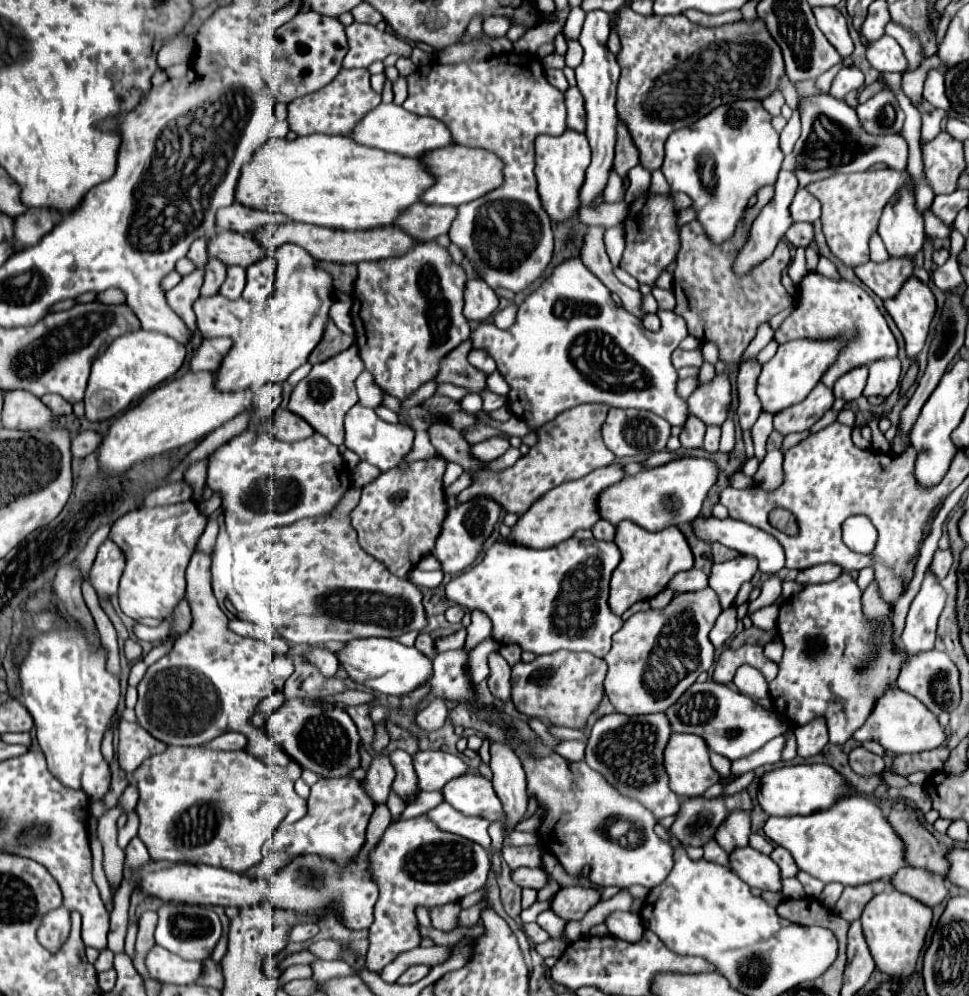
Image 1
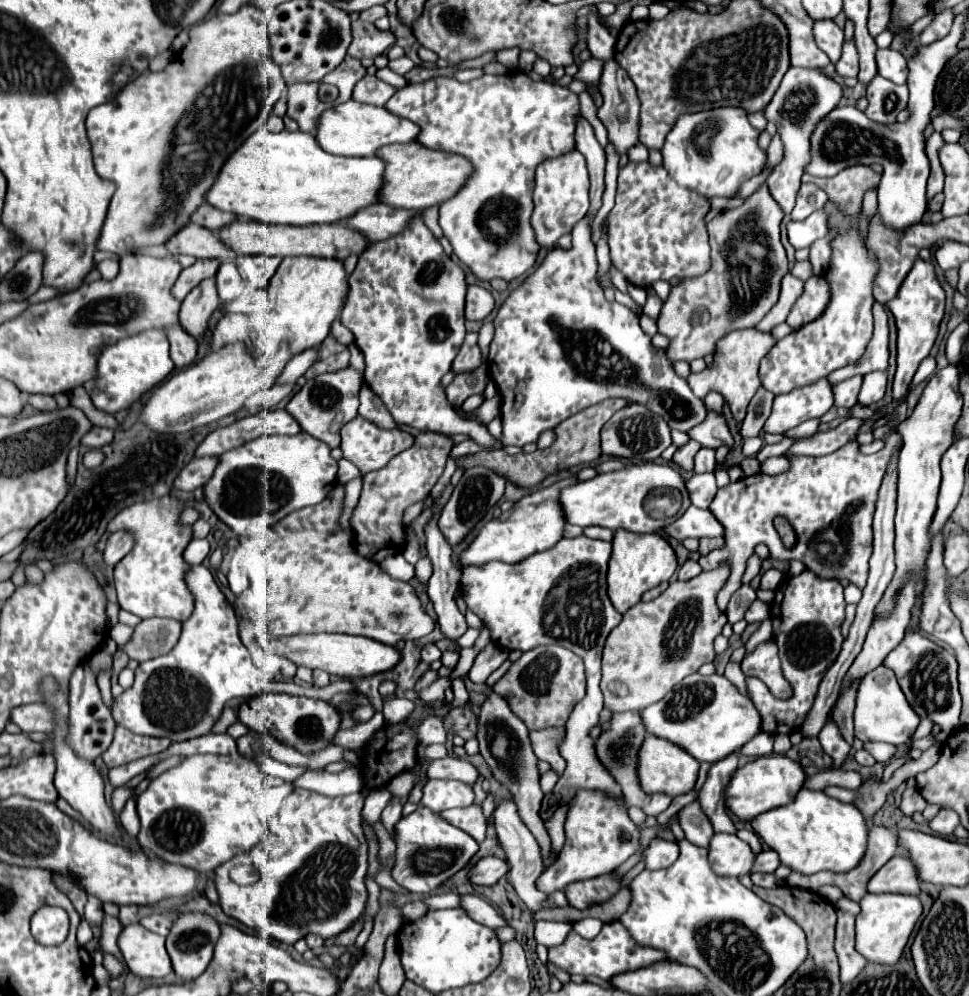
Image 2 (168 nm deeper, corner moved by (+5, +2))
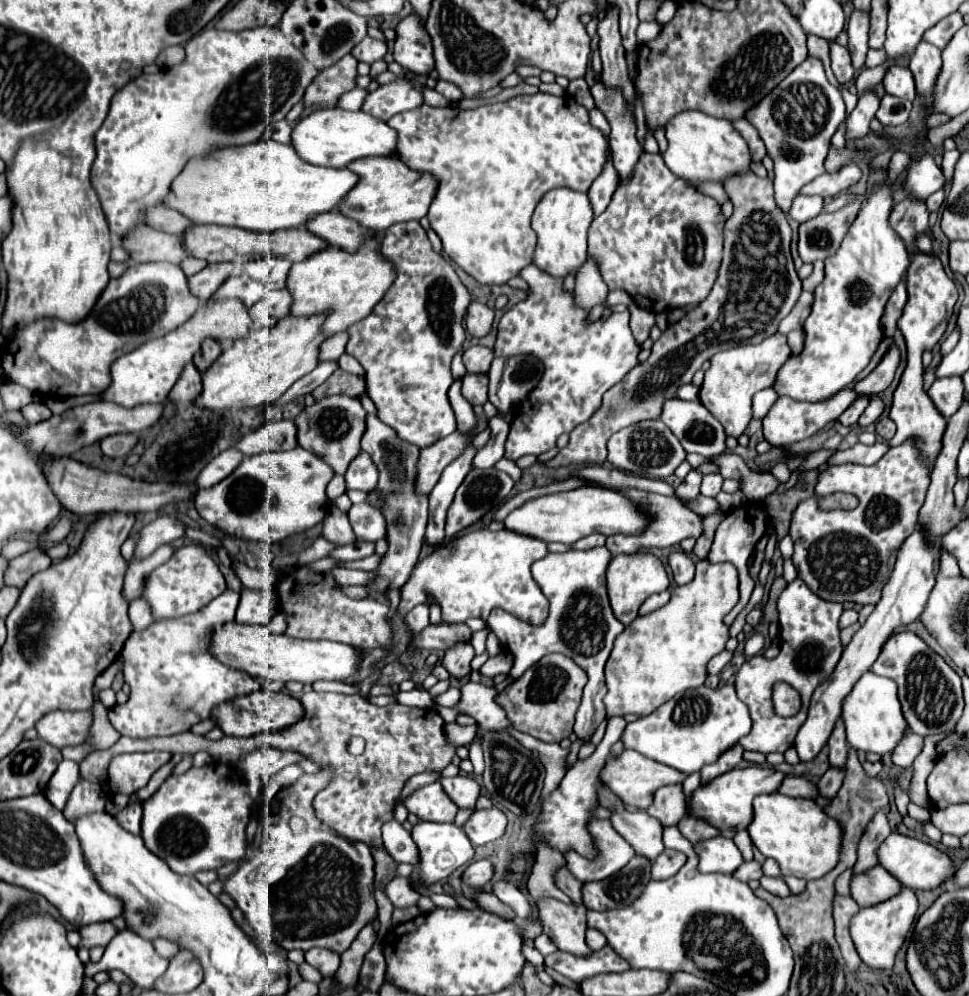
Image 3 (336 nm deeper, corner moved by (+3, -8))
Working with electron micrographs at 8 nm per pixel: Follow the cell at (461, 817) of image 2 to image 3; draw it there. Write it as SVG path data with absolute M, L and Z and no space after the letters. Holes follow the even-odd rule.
M496 807L486 809L486 811L476 811L462 825L464 833L468 835L474 847L496 841L504 833L504 827L506 827L506 815Z

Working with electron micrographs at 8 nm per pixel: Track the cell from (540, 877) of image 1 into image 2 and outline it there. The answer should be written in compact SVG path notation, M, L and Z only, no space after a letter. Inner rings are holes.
M482 857L468 871L468 879L474 885L494 885L502 875L508 873L508 863L498 857Z

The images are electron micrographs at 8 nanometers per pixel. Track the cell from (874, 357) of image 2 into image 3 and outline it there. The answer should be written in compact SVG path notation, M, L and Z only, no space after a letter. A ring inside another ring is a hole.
M892 343L888 347L888 351L884 353L884 357L880 359L880 363L874 367L874 371L870 375L866 375L864 379L856 381L854 391L860 393L860 395L878 395L878 393L882 393L892 383L898 363L900 363L900 351Z

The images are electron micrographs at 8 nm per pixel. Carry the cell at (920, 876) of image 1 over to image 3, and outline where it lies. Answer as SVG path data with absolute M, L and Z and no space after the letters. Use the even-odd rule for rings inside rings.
M874 867L862 875L854 875L850 883L852 899L860 907L872 907L874 903L882 903L884 899L890 899L892 895L898 895L902 891L902 883L888 875L884 867Z

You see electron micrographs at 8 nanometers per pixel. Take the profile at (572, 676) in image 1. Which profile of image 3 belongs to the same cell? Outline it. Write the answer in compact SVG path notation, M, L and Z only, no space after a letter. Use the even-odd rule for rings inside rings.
M550 653L546 657L542 657L536 665L532 665L520 679L514 679L512 683L506 685L504 691L500 691L496 695L496 703L506 711L508 721L512 723L512 727L520 733L528 733L544 743L560 743L562 739L566 739L572 733L572 725L574 725L574 713L580 705L580 697L582 697L582 689L586 685L586 673L584 669L580 669L570 657L560 655L560 653Z

